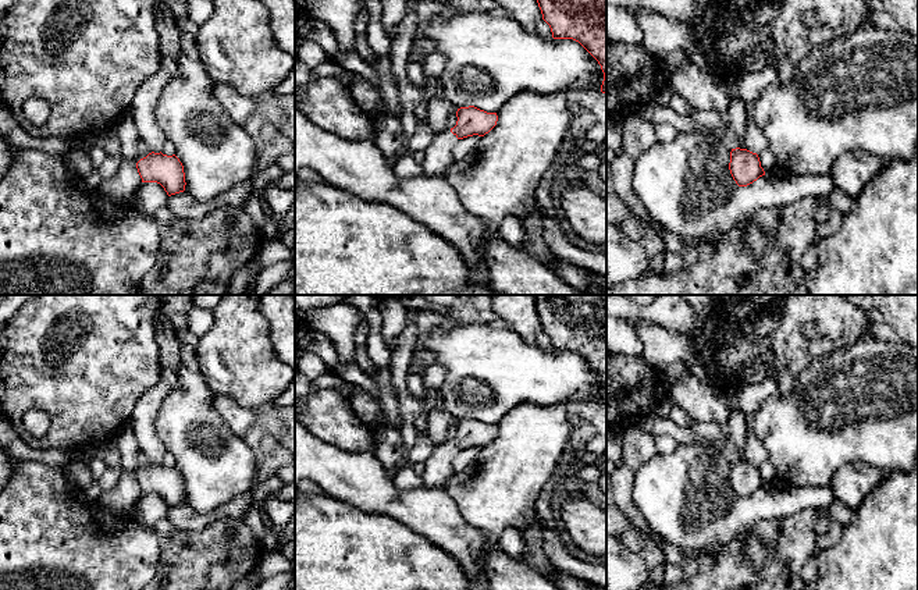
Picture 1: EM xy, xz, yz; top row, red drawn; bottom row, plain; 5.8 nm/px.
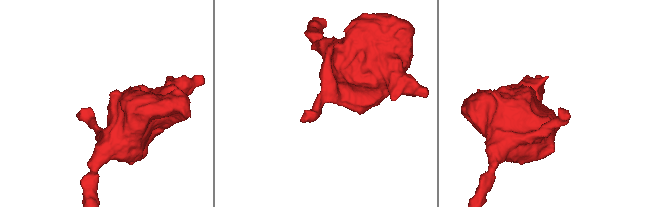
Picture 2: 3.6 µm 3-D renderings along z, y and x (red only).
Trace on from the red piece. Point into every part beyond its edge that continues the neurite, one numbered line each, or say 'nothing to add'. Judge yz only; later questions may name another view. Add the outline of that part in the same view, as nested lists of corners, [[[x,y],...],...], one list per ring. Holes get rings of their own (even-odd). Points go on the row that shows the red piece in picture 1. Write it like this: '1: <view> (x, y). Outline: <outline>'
nothing to add

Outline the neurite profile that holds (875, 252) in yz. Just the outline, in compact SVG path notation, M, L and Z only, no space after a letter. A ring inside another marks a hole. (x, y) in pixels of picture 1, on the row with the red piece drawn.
M918 146L915 154L908 160L887 160L843 214L839 231L816 244L816 264L807 273L807 287L808 295L918 295Z

